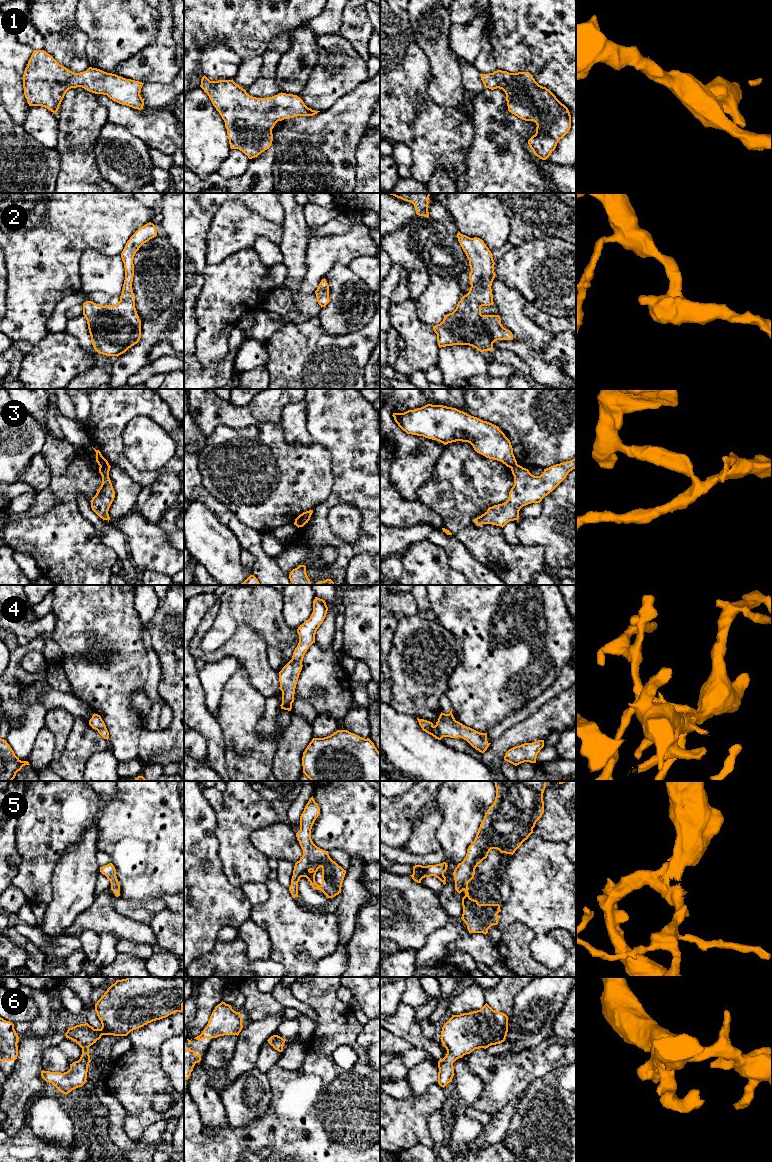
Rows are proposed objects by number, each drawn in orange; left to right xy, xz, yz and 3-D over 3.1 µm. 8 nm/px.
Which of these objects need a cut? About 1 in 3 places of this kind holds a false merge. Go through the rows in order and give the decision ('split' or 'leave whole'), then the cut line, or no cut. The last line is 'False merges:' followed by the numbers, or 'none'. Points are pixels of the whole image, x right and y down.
1: leave whole; no cut
2: leave whole; no cut
3: split; cut in xy along (108, 464), (100, 466)
4: leave whole; no cut
5: leave whole; no cut
6: leave whole; no cut
False merges: 3

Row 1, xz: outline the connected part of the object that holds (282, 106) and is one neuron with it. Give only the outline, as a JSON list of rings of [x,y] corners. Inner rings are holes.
[[[204,75],[200,87],[225,122],[230,148],[239,149],[249,159],[270,148],[272,129],[278,121],[320,112],[308,108],[293,94],[281,92],[267,98],[250,96],[233,80],[210,81]]]

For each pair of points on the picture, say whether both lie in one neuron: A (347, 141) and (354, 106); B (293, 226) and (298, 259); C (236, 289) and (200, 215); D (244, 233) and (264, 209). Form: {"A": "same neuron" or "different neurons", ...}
{"A": "same neuron", "B": "same neuron", "C": "different neurons", "D": "different neurons"}

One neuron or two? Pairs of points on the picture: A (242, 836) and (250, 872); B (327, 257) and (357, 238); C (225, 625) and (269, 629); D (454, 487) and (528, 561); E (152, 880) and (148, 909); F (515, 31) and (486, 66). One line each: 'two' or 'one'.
A: one
B: one
C: one
D: one
E: two
F: one

